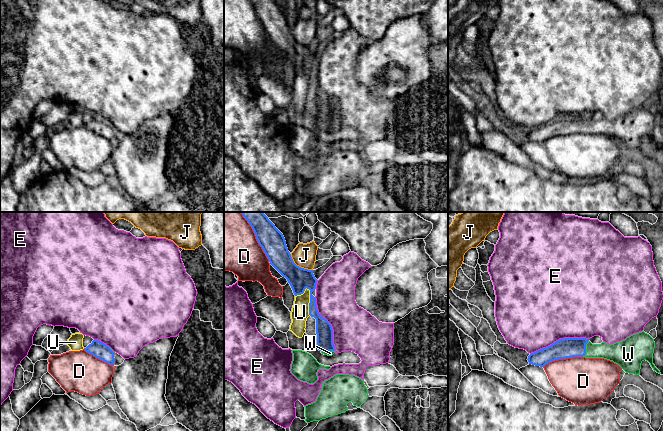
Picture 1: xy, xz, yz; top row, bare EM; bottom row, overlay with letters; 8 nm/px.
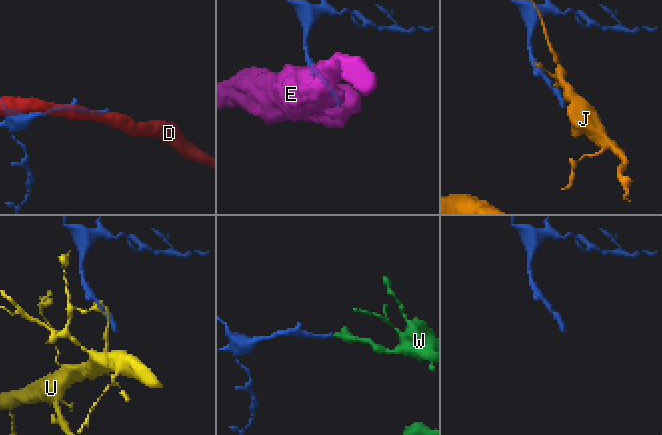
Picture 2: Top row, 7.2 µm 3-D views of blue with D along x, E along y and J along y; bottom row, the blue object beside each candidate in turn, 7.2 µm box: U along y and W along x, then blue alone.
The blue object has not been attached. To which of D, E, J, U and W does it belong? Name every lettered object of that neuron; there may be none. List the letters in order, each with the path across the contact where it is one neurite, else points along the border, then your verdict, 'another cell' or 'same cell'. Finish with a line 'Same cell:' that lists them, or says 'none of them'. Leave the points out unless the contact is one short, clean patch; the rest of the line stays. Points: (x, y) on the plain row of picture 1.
D: another cell
E: another cell
J: another cell
U: border xz (306, 63), (309, 66), (310, 91); another cell
W: way yz (564, 124), (585, 124), (615, 128); same cell
Same cell: W

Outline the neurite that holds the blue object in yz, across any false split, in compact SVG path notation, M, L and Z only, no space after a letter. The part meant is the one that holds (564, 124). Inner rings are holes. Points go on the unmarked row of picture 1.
M644 107L633 110L625 116L614 120L592 120L586 114L564 114L556 117L552 121L540 125L528 132L529 140L544 143L546 140L566 134L585 133L585 134L604 134L618 140L626 149L640 151L641 139L646 136L650 139L654 147L661 150L653 140L653 129L655 124L654 115Z

